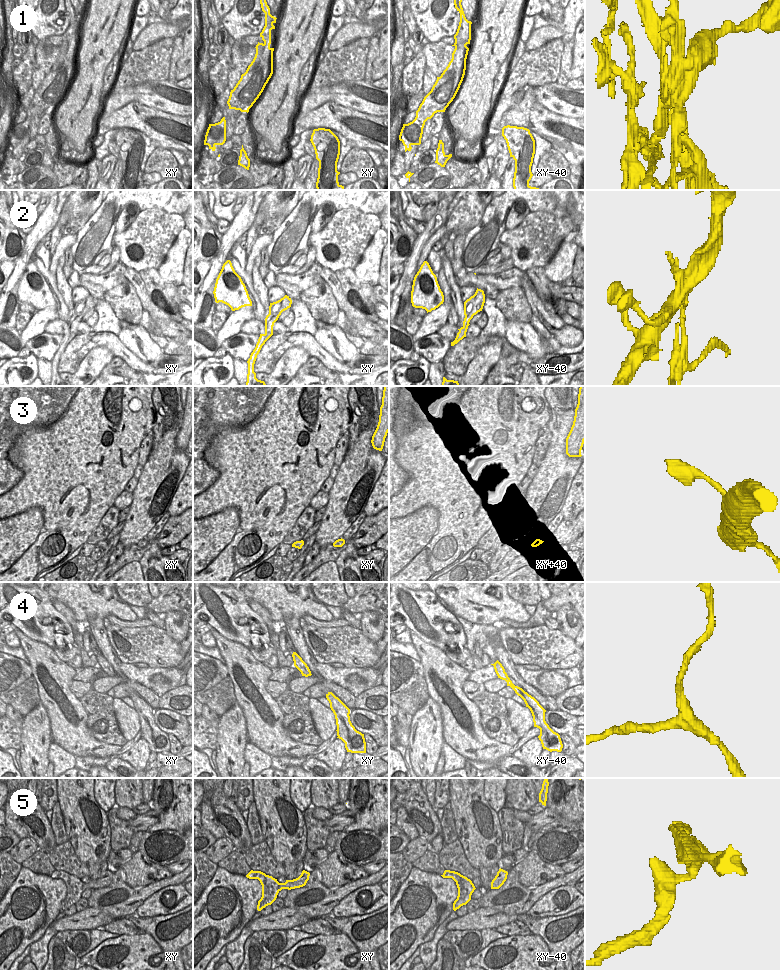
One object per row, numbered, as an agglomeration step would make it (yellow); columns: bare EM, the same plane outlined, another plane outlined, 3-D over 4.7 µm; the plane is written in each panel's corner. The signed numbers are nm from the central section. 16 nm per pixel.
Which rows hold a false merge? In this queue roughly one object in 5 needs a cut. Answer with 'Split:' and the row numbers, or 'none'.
Split: 1, 2

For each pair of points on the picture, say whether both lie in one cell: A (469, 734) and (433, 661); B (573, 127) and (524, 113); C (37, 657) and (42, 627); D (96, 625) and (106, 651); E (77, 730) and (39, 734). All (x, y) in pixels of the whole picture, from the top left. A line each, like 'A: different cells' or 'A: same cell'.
A: same cell
B: same cell
C: different cells
D: same cell
E: different cells

